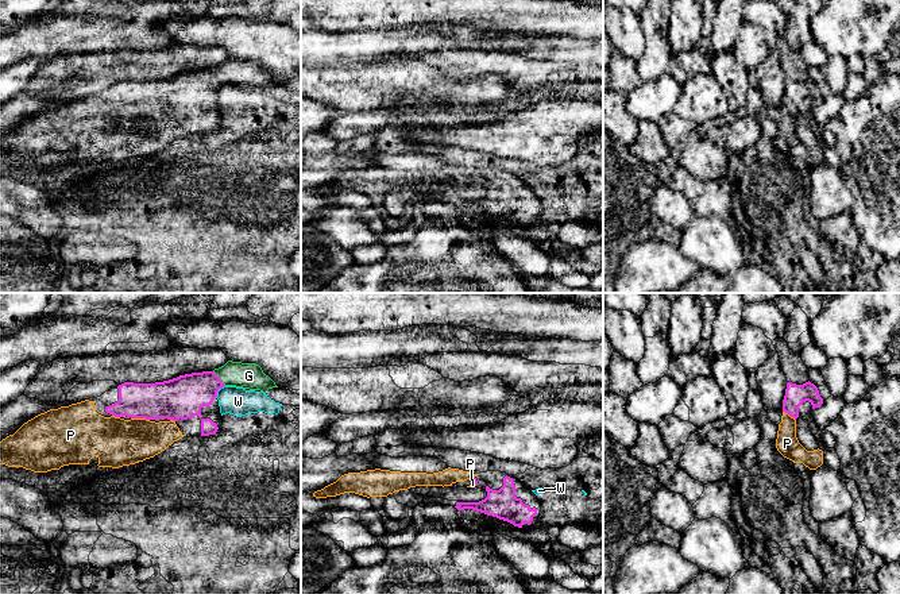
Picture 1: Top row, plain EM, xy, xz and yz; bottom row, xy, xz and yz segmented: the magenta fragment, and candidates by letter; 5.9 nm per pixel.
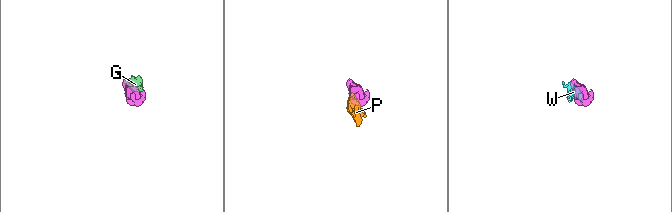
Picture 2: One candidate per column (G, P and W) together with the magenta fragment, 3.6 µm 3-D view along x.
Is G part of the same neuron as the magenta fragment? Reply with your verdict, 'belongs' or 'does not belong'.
belongs

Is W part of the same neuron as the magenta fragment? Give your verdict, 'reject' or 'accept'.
reject

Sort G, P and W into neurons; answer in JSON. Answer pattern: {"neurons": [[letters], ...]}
{"neurons": [["G", "P"], ["W"]]}

